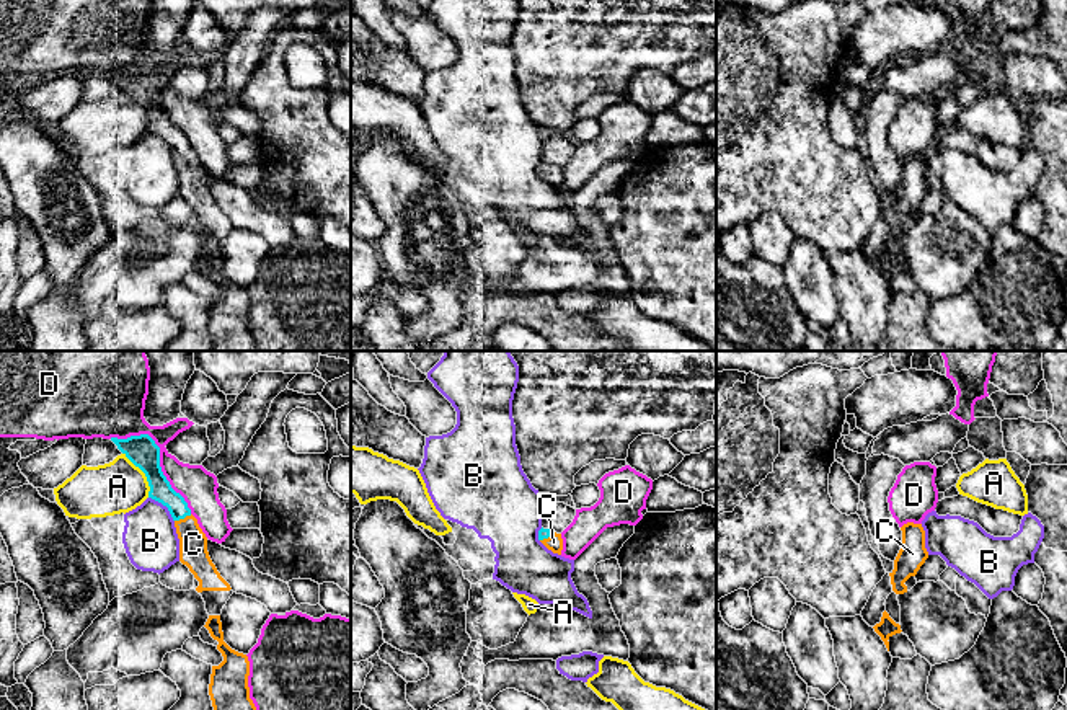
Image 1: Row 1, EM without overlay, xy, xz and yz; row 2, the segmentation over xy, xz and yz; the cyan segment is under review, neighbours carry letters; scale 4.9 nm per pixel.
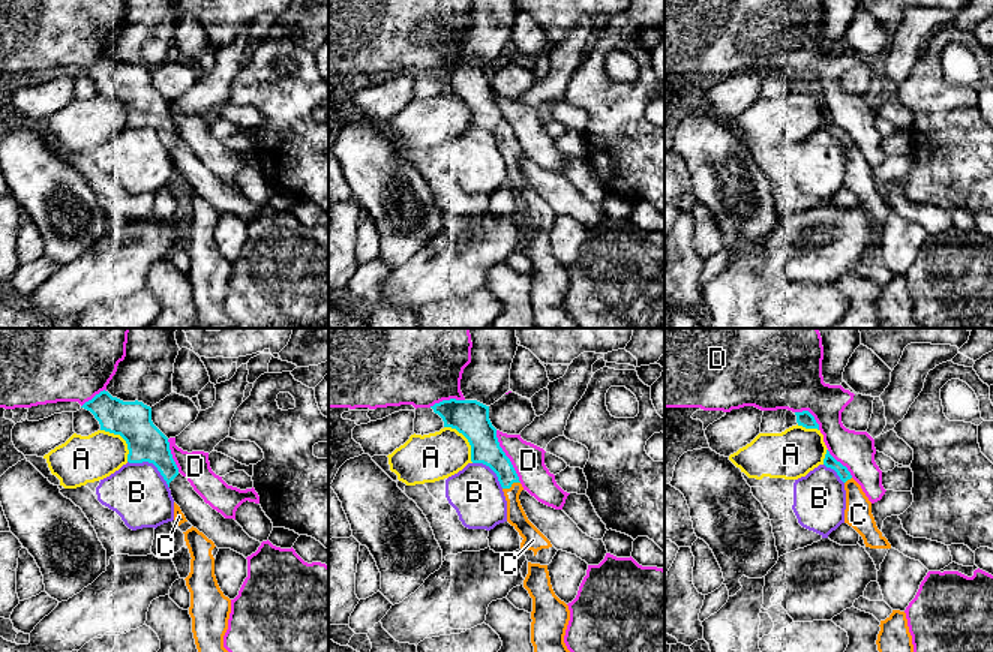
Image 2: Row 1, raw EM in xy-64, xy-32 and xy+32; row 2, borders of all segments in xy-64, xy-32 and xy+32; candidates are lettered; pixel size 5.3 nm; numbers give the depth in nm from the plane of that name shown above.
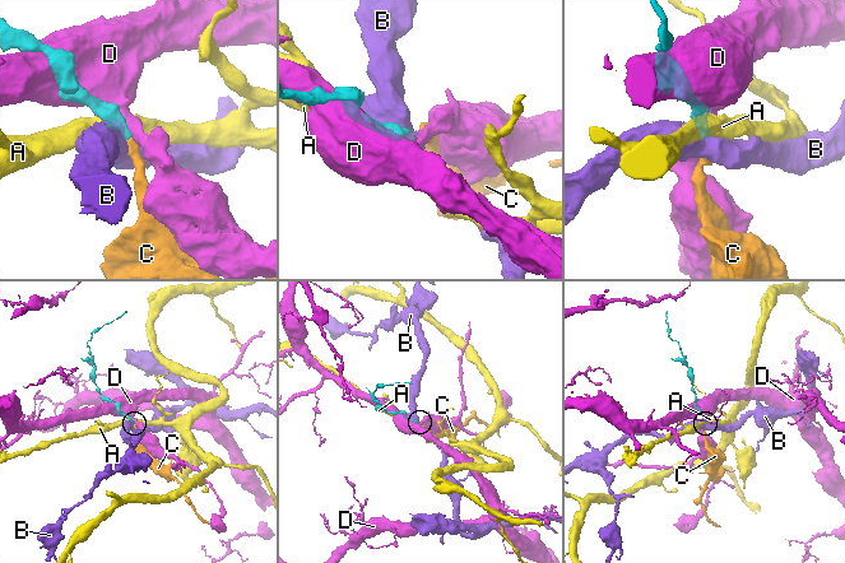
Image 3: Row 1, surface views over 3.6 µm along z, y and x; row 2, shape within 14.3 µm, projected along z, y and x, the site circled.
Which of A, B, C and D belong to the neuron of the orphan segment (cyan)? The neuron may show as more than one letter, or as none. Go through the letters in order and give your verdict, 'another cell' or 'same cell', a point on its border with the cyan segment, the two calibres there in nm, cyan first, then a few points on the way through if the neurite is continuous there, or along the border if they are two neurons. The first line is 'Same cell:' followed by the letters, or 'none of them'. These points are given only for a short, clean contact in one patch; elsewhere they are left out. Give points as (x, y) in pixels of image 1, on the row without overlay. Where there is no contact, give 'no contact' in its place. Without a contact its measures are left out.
Same cell: C
A: another cell; meets cyan in xy at (146, 110); 150 nm thick on the cyan side, 260 nm on the other
B: another cell; meets cyan in xy at (165, 139); 130 nm thick on the cyan side, 260 nm on the other; border along xy (149, 131), (160, 136), (173, 155)
C: same cell; meets cyan in xy at (183, 152); 110 nm thick on the cyan side, 140 nm on the other; runs through xy (160, 124), (183, 152), (193, 178)
D: another cell; meets cyan in xy at (159, 90); 150 nm thick on the cyan side, 190 nm on the other

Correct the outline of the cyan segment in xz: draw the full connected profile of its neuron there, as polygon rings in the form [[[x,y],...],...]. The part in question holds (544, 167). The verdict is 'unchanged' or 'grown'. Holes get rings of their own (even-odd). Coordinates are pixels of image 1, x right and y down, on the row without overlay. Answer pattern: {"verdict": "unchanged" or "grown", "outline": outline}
{"verdict": "grown", "outline": [[[540,163],[538,165],[538,175],[548,183],[551,184],[553,188],[558,188],[561,189],[561,184],[563,184],[563,173],[561,173],[561,168],[556,168],[550,163]]]}

